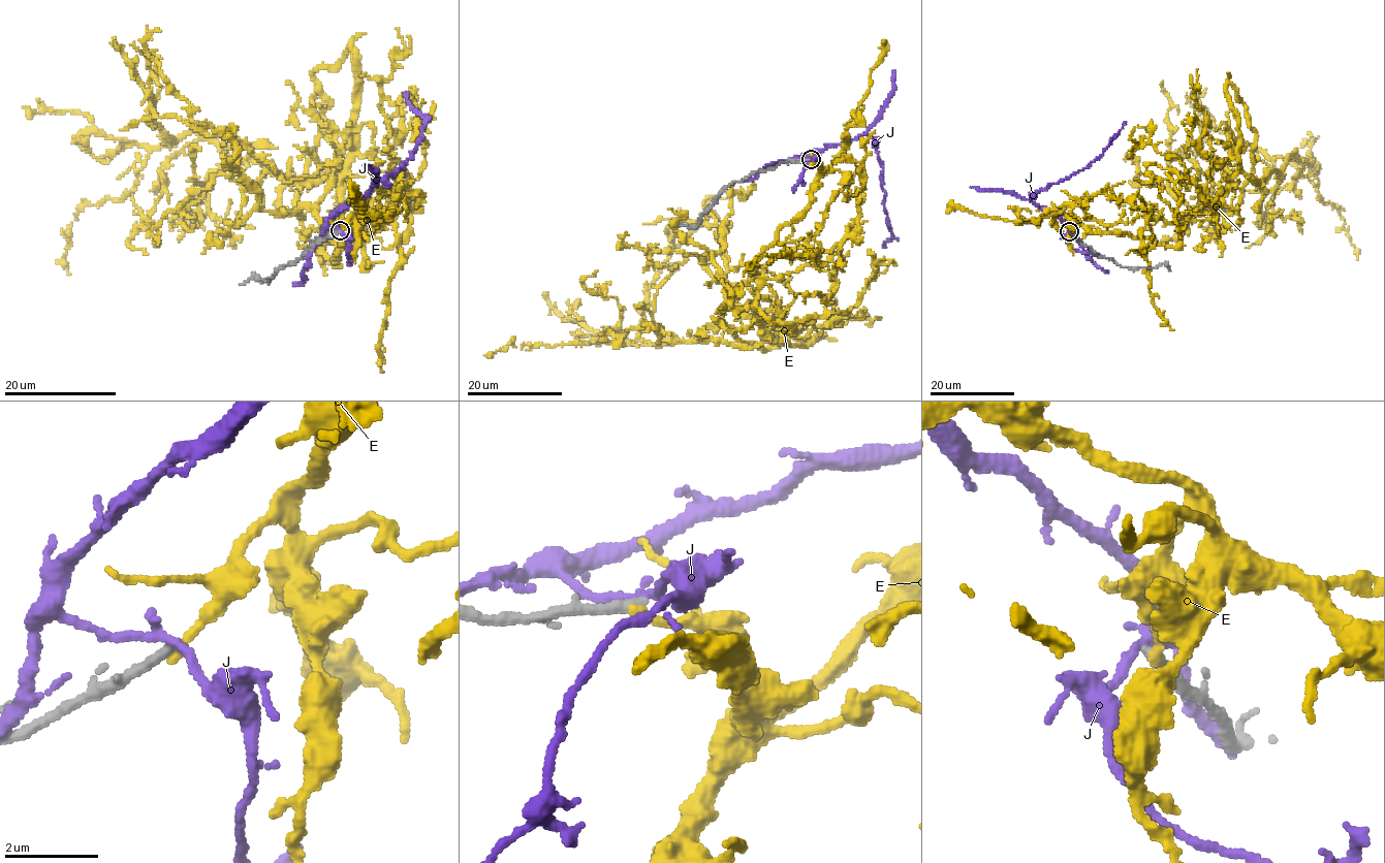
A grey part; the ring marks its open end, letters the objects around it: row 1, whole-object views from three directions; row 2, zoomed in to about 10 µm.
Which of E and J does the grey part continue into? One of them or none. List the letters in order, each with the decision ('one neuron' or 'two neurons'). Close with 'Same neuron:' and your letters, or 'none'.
E: two neurons
J: two neurons
Same neuron: none

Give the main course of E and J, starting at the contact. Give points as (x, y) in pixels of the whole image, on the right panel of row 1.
E: (1070, 231), (1072, 220), (1174, 247), (1235, 174), (1262, 182), (1294, 151), (1357, 260)
J: (1069, 231), (1072, 231), (1068, 224), (1031, 199), (1032, 194), (1088, 167), (1125, 122)

